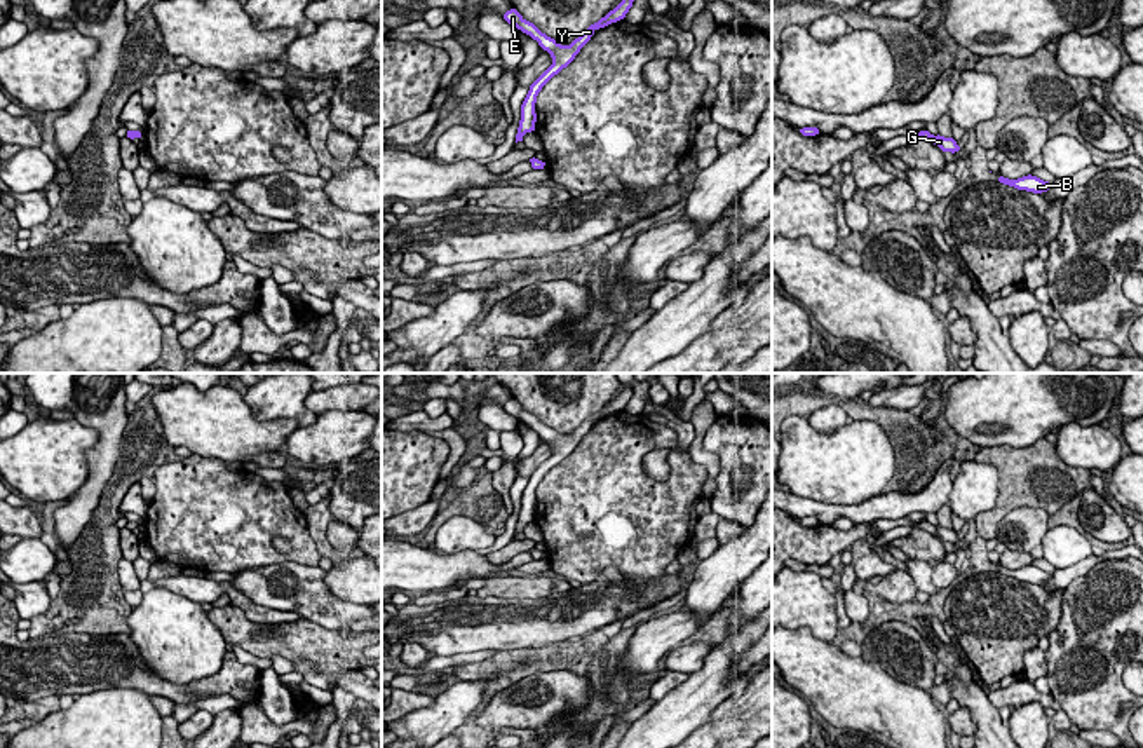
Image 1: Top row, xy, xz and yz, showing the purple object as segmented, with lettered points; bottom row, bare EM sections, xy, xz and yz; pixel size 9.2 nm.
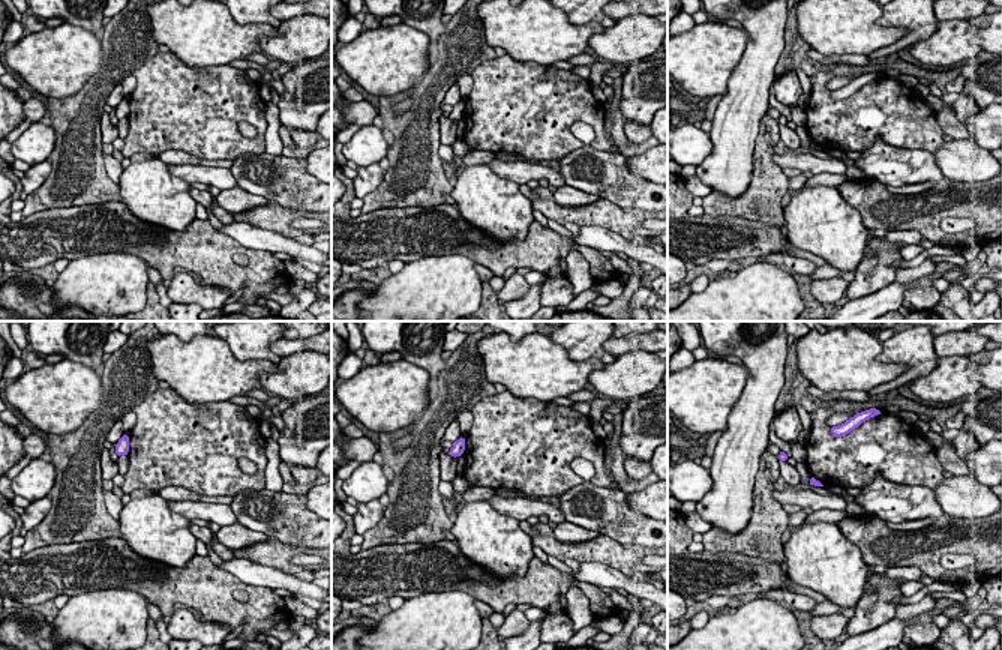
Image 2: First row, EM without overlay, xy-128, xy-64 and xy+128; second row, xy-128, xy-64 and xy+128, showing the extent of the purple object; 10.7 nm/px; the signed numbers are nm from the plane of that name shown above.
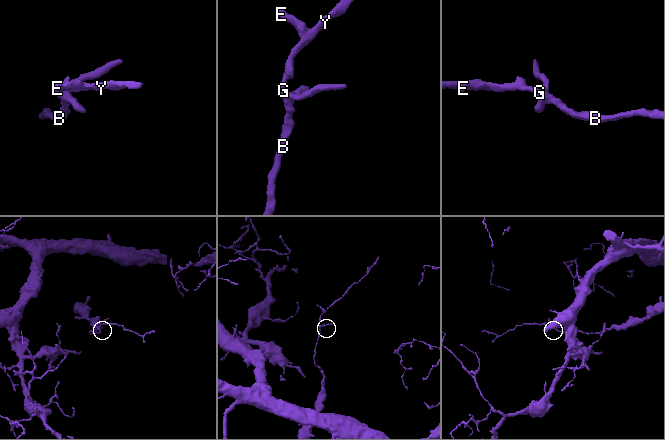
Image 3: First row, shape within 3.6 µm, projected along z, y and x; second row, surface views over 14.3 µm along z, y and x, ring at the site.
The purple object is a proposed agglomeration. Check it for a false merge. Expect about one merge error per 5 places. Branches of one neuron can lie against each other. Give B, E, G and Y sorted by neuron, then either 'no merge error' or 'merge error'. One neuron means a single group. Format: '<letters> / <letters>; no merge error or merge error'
B E G Y; no merge error

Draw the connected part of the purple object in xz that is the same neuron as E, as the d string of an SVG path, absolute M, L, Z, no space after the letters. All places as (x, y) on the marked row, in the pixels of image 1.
M622 0L613 10L610 10L598 23L591 24L578 38L575 38L570 45L561 45L554 38L542 33L533 23L526 21L516 9L511 9L504 14L504 19L530 35L538 45L547 51L552 58L552 65L530 85L530 91L521 105L521 120L516 134L516 143L523 141L526 133L535 131L537 113L535 103L542 87L558 75L563 68L566 68L580 49L591 40L596 30L605 28L612 23L617 23L626 17L634 0Z

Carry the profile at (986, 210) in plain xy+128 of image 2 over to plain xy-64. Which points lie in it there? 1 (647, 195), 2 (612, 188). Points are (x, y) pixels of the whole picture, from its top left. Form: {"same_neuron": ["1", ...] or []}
{"same_neuron": []}

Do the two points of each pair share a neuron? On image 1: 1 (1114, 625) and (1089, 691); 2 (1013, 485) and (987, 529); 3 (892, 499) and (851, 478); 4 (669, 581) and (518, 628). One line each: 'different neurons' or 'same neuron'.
1: same neuron
2: same neuron
3: different neurons
4: same neuron

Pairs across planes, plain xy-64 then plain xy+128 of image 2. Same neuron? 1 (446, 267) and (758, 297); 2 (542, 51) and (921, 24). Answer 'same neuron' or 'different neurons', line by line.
1: same neuron
2: different neurons

